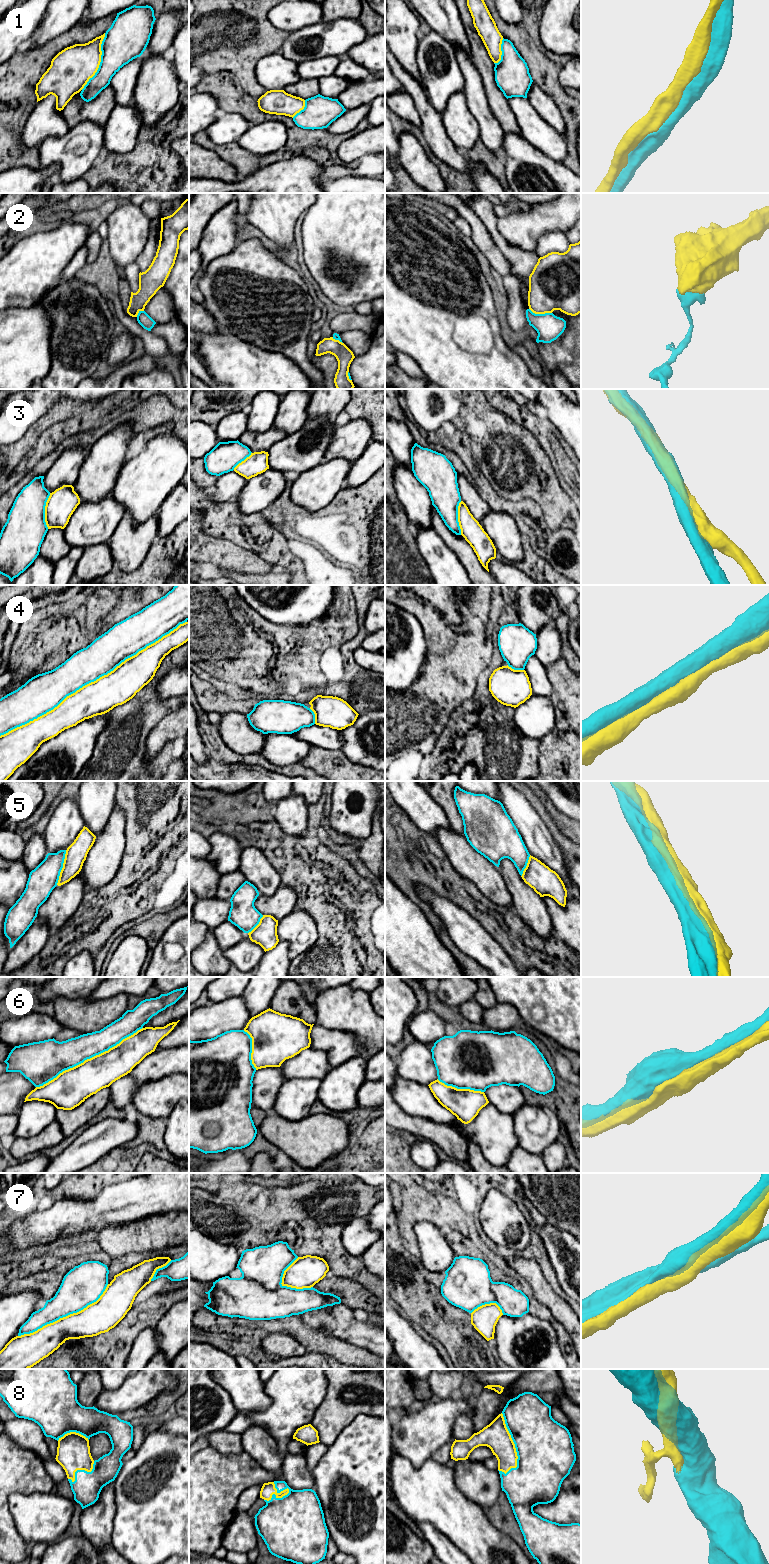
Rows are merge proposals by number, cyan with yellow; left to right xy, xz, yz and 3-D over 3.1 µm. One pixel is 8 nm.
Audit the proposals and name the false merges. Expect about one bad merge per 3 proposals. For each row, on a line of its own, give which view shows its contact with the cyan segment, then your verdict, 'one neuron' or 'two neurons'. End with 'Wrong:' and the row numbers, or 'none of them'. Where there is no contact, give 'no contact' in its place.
1: meets cyan in xy; one neuron
2: meets cyan in yz; two neurons
3: meets cyan in xy; two neurons
4: meets cyan in xy; one neuron
5: meets cyan in xy; one neuron
6: meets cyan in xy; two neurons
7: meets cyan in xy; two neurons
8: meets cyan in yz; one neuron
Wrong: 2, 3, 6, 7

